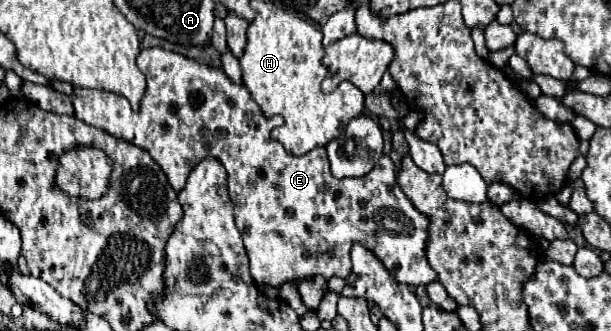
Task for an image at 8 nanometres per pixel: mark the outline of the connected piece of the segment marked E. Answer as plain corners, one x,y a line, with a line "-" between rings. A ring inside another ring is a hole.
160,46
142,48
138,54
138,64
148,82
138,112
132,112
124,96
108,90
88,90
74,86
74,92
70,94
74,116
90,126
106,130
116,138
124,138
148,150
160,164
160,168
168,176
170,186
176,192
184,190
184,182
188,180
188,174
192,172
196,162
202,162
204,158
220,160
228,172
226,182
230,202
234,206
236,226
244,238
244,246
250,258
250,274
256,284
278,288
284,282
318,274
324,278
348,278
350,248
356,242
372,250
398,282
418,286
436,280
436,272
430,268
424,252
428,218
412,206
412,202
396,184
394,164
386,154
366,176
338,180
330,172
330,162
324,146
318,146
304,156
290,156
280,142
272,140
270,130
276,126
276,120
266,120
258,104
250,98
248,90
240,84
234,84
224,74
224,70
200,64
198,60
164,50

